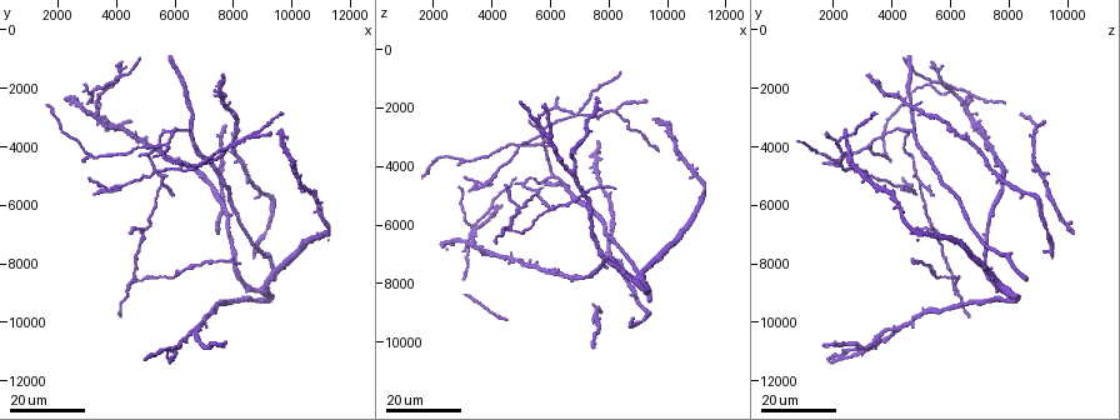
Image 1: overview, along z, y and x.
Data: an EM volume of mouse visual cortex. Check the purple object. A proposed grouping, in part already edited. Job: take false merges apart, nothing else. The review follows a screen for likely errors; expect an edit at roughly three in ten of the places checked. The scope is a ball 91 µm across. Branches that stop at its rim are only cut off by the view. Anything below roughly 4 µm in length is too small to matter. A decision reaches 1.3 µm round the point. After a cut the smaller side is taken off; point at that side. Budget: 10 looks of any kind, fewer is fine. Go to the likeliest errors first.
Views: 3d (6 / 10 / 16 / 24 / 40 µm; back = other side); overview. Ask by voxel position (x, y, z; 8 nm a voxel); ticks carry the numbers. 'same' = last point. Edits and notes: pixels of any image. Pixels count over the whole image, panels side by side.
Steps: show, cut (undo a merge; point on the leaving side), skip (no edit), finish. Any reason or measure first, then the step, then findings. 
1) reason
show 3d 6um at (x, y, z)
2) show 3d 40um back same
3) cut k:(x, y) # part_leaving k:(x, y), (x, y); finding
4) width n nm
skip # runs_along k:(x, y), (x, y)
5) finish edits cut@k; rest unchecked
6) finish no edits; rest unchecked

three arms meet
show 3d 16um at (4500, 8800, 6100)

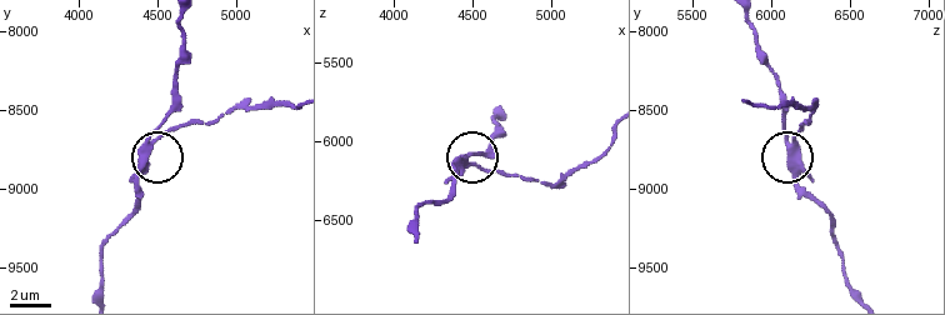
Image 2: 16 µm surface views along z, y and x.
closer look
show 3d 10um at (4460, 8720, 6140)

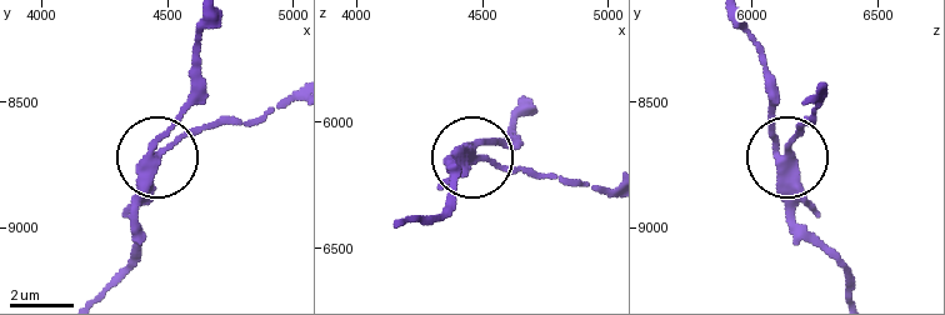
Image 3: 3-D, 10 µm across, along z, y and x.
arms 3
cut 3:(184, 136) # part_leaving 3:(153, 168), (190, 135), (255, 121), (288, 103); two neurons meet here

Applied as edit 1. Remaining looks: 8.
show overview

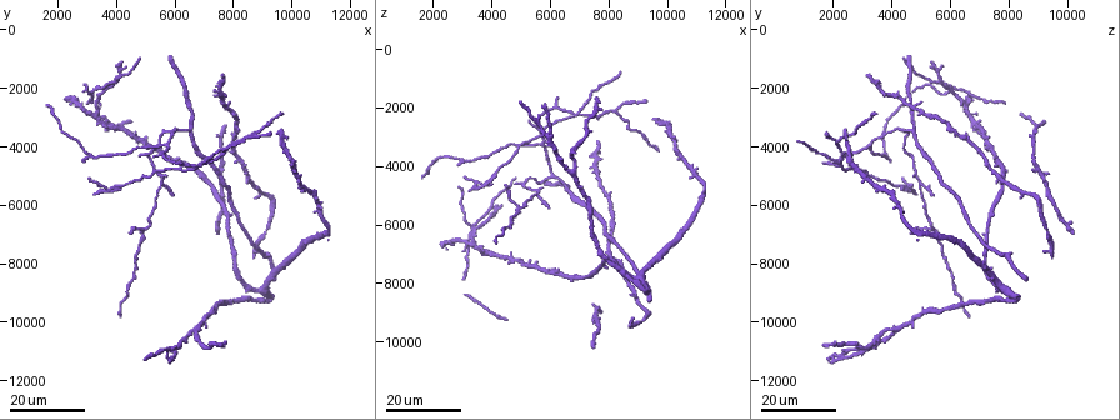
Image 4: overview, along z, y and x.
a fork
show 3d 24um at (6800, 4600, 2300)

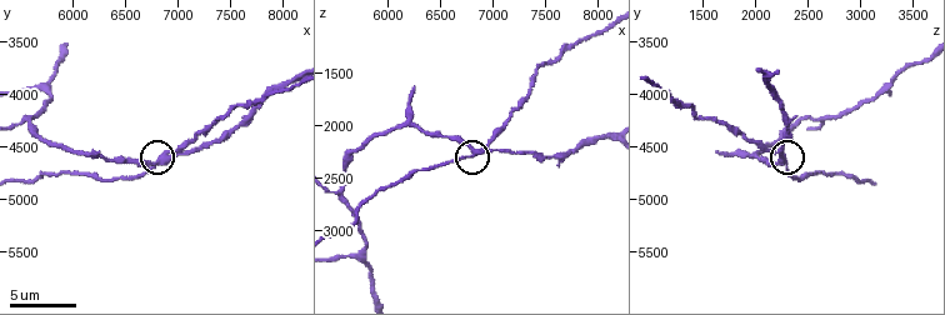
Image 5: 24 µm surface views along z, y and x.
closer look
show 3d 10um at (6820, 4600, 2240)

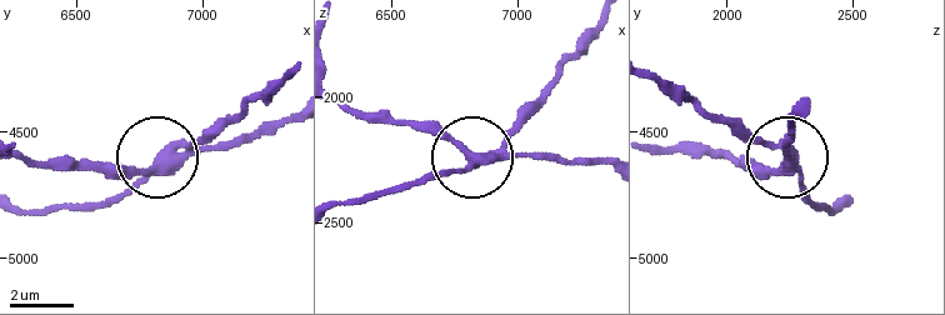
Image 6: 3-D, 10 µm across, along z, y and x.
side_arm 34 um
cut 6:(130, 186) # part_leaving 6:(165, 160), (111, 198), (23, 209); two neurons meet here

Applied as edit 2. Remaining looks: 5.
show overview

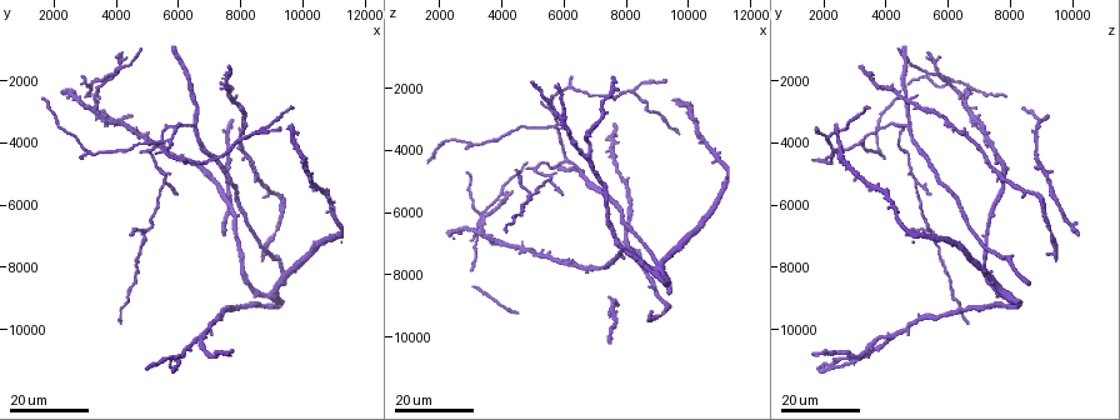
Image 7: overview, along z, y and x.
show 3d 16um at (4900, 6800, 5400)

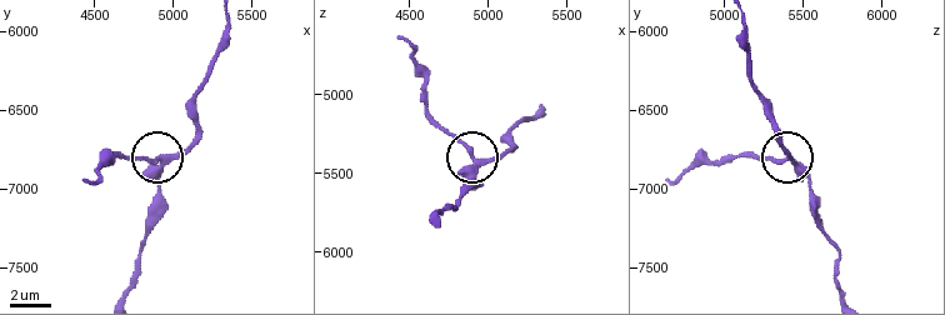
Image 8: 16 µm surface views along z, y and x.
zoom in
show 3d 6um at (4900, 6820, 5400)

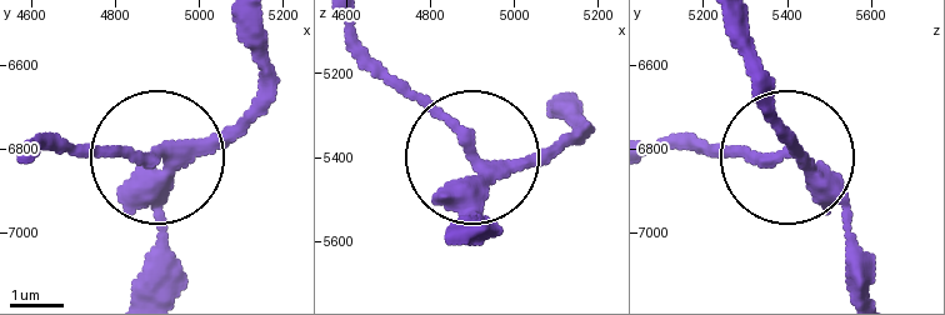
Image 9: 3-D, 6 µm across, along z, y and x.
side_arm 8 um; arms 3
skip # all the same neuron

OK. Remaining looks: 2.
four arms meet
show 3d 24um at (4000, 1800, 5700)

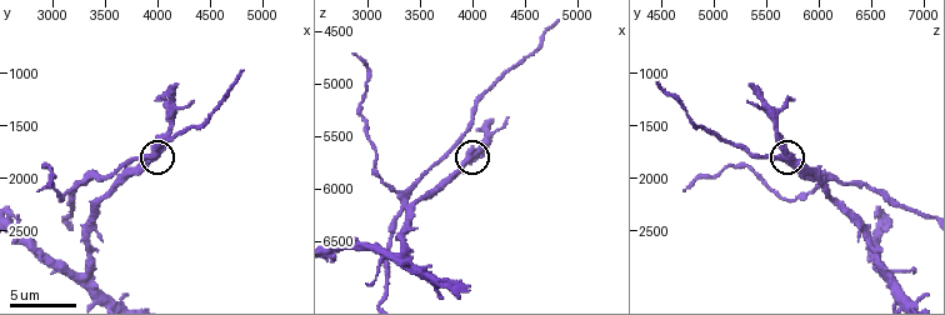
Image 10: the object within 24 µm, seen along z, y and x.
show 3d 6um at (4000, 1780, 5660)

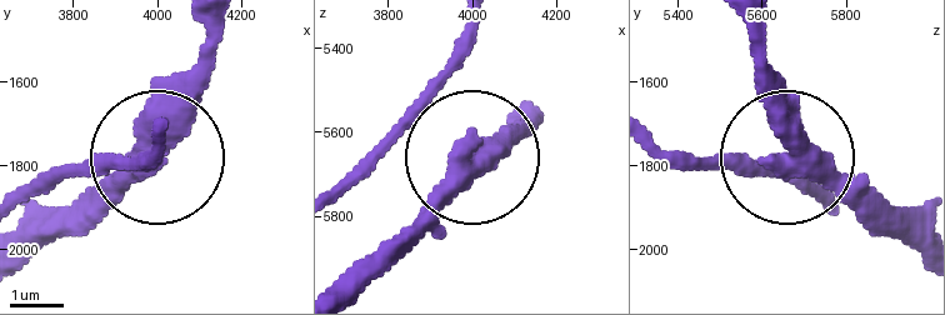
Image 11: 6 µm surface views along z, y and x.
arms 4
skip # runs_along 11:(923, 258), (801, 164), (761, 48); one neuron here

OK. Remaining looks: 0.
finish edits cut@3, cut@6; rest unchecked

